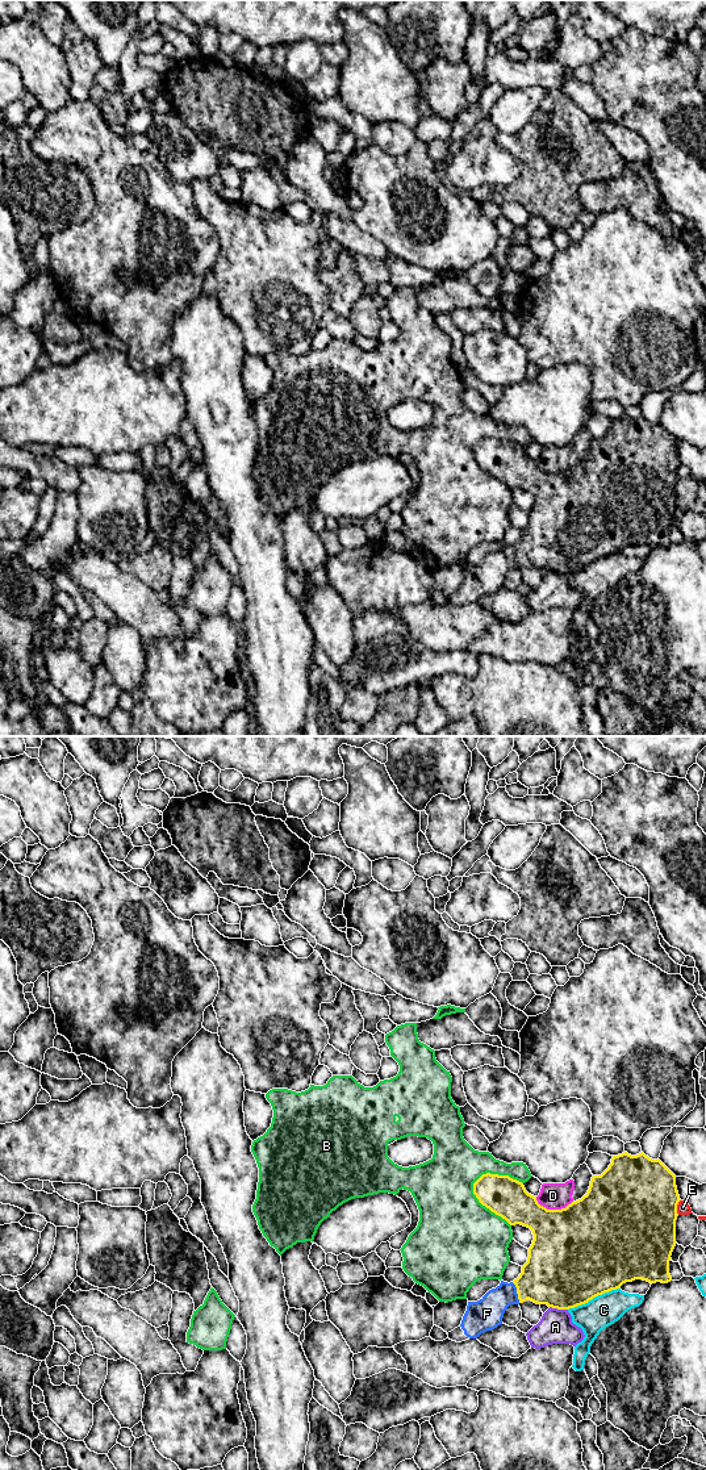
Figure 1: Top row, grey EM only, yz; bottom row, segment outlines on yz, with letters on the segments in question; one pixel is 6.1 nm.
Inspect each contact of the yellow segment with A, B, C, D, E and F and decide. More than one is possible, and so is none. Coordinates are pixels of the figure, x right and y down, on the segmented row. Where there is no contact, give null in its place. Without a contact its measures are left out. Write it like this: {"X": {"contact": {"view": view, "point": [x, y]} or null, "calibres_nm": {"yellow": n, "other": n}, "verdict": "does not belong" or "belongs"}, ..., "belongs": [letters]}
{"A": {"contact": {"view": "yz", "point": [559, 1308]}, "calibres_nm": {"yellow": 480, "other": 200}, "verdict": "does not belong"}, "B": {"contact": {"view": "yz", "point": [481, 1203]}, "calibres_nm": {"yellow": 240, "other": 500}, "verdict": "does not belong"}, "C": {"contact": {"view": "yz", "point": [593, 1297]}, "calibres_nm": {"yellow": 500, "other": 190}, "verdict": "does not belong"}, "D": {"contact": {"view": "yz", "point": [552, 1210]}, "calibres_nm": {"yellow": 480, "other": 160}, "verdict": "does not belong"}, "E": {"contact": {"view": "yz", "point": [676, 1207]}, "calibres_nm": {"yellow": 500, "other": 80}, "verdict": "does not belong"}, "F": {"contact": {"view": "yz", "point": [517, 1293]}, "calibres_nm": {"yellow": 360, "other": 200}, "verdict": "belongs"}, "belongs": ["F"]}

